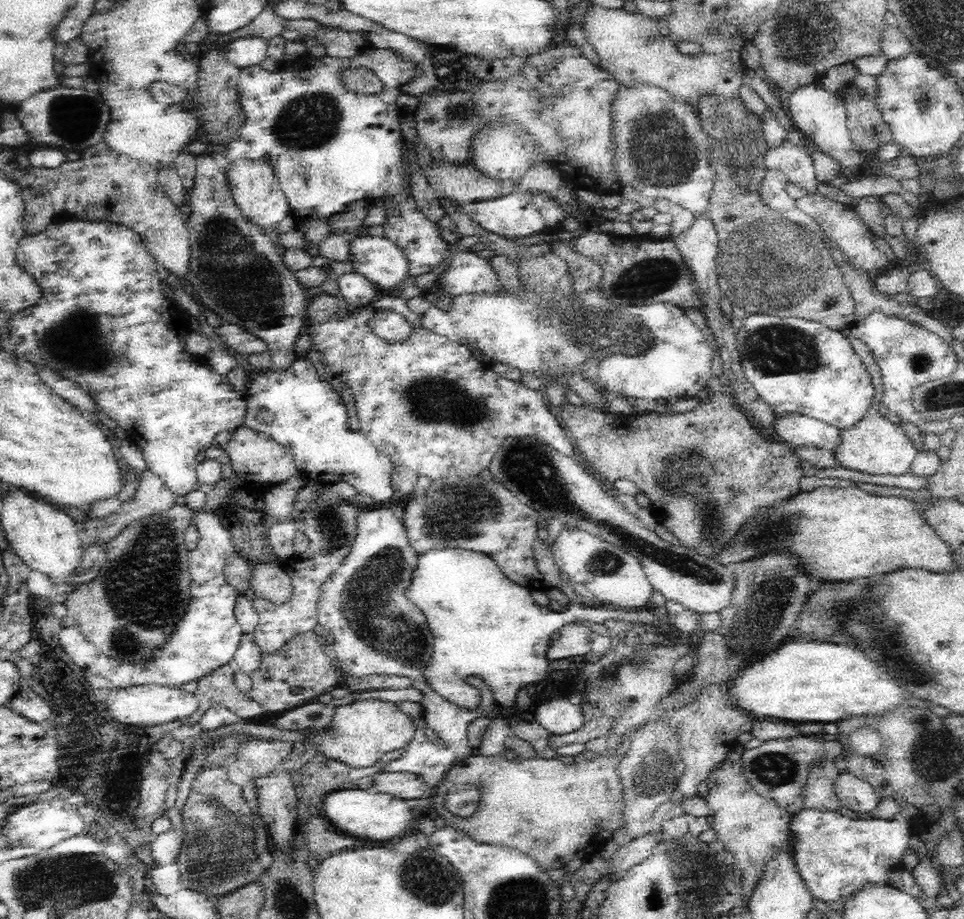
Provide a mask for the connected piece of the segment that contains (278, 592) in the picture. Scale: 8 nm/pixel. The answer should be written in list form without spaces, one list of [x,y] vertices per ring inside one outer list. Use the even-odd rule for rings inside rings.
[[[281,564],[254,566],[248,582],[250,582],[249,590],[255,597],[269,602],[286,602],[292,592],[288,575]]]

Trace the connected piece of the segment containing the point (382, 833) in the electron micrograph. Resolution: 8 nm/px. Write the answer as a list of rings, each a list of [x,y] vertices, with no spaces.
[[[340,790],[326,793],[320,816],[324,816],[330,824],[340,828],[340,831],[370,840],[388,840],[402,834],[402,828],[410,821],[410,806],[387,794],[372,794],[366,790]]]

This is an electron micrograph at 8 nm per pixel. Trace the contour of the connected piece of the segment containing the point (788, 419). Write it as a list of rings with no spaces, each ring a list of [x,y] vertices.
[[[773,411],[772,422],[773,435],[788,443],[790,448],[810,445],[832,449],[837,443],[839,428],[806,414]]]

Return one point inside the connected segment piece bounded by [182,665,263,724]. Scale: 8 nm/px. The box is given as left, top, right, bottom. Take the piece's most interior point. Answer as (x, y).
(219, 685)

